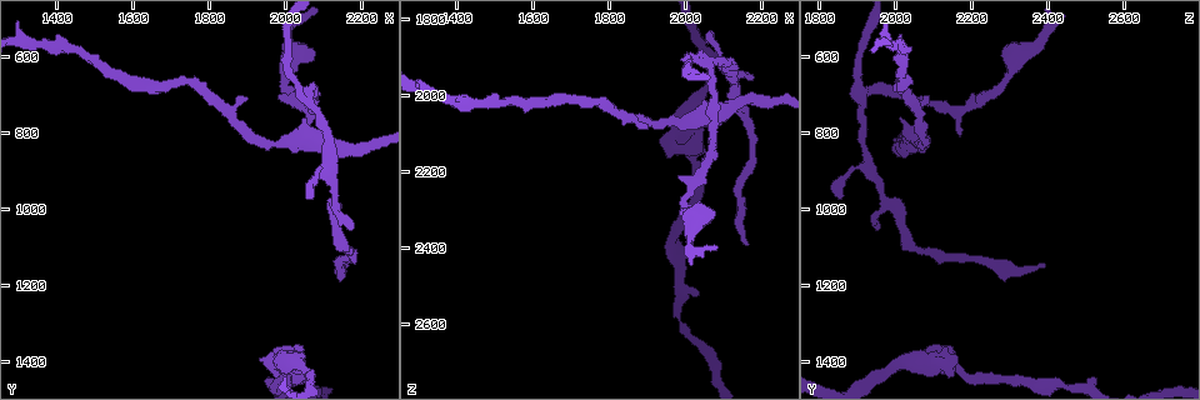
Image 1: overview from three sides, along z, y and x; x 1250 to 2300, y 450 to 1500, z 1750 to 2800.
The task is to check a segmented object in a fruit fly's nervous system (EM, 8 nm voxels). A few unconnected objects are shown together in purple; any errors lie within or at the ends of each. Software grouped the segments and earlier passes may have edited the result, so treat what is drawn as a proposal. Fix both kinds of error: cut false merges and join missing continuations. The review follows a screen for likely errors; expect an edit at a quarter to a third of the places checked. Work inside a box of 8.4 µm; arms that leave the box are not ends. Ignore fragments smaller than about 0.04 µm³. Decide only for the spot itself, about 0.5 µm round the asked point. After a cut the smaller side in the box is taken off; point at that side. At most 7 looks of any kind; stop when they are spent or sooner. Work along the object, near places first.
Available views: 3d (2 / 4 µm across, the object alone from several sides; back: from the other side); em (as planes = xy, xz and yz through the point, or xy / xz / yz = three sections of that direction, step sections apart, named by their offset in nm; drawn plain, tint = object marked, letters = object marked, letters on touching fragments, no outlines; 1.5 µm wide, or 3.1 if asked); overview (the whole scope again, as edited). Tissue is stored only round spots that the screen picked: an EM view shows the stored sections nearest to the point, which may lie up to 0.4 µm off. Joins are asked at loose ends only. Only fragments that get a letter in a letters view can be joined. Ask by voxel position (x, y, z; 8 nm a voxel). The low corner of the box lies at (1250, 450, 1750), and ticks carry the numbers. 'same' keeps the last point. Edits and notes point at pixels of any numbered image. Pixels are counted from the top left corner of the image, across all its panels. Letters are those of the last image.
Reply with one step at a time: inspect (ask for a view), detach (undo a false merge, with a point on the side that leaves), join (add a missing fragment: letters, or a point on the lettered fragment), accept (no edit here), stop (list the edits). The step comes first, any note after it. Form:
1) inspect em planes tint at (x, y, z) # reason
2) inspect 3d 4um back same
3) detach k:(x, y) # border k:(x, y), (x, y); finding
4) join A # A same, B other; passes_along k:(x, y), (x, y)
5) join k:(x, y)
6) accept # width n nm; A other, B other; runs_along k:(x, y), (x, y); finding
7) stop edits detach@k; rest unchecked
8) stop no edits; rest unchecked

inspect 3d 4um back at (2035, 595, 2315) # a fork

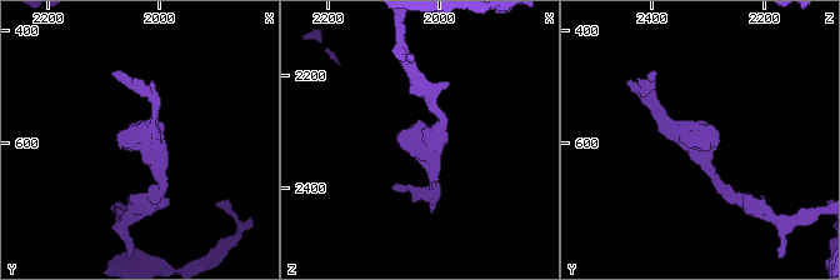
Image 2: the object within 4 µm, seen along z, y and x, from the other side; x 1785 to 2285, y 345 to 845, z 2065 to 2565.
inspect em yz step 8 letters at (2030, 595, 2315) # now the EM

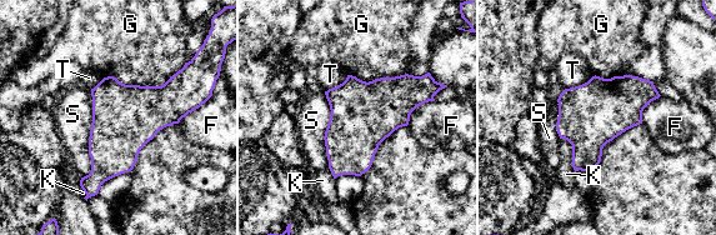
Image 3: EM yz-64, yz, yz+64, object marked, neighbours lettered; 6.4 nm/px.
accept # F other, G other, K other, S other, T other; border 3:(91, 90), (90, 171), (81, 178); continuous, no second cell

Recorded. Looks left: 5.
inspect 3d 2um back at (1900, 715, 2090) # free end

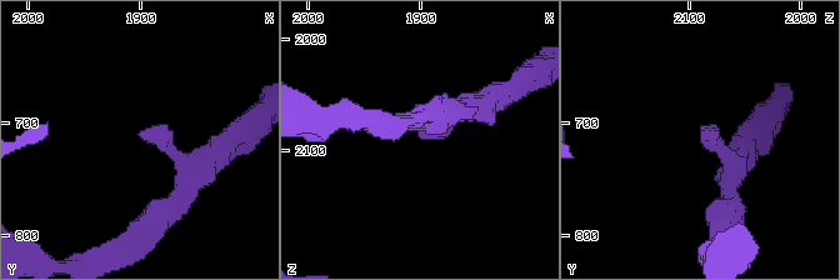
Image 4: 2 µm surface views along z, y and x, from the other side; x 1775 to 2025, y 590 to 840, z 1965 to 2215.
inspect em planes letters at (1900, 710, 2088) # now the EM

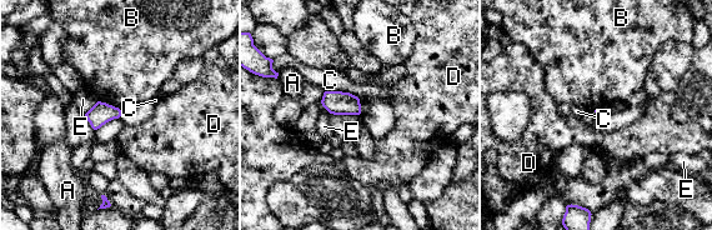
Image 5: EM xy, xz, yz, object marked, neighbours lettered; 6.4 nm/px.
accept # A other, B other, C other, D other, E other; border 5:(99, 100), (118, 106), (121, 110); none of them fits

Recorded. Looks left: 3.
inspect em planes plain at (2060, 970, 1855) # branch stops here

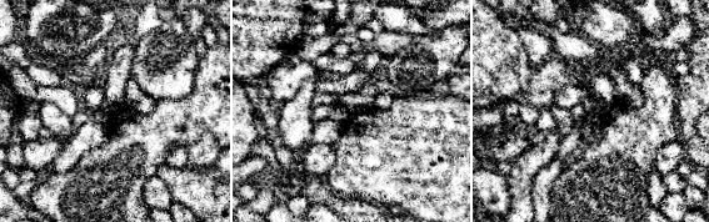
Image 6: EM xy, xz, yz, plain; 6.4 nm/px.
inspect em planes letters same

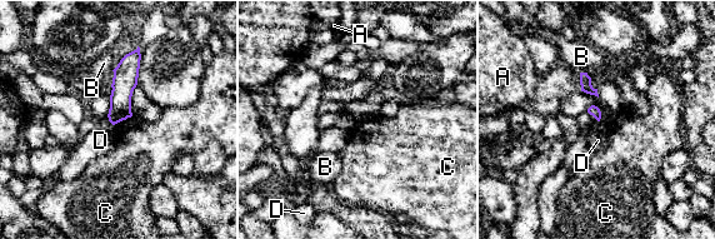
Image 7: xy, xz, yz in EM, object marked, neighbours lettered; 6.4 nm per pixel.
accept # A other, B other, C other, D other; border 7:(131, 115), (114, 125); none of them fits

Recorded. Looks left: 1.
stop no edits; rest unchecked

